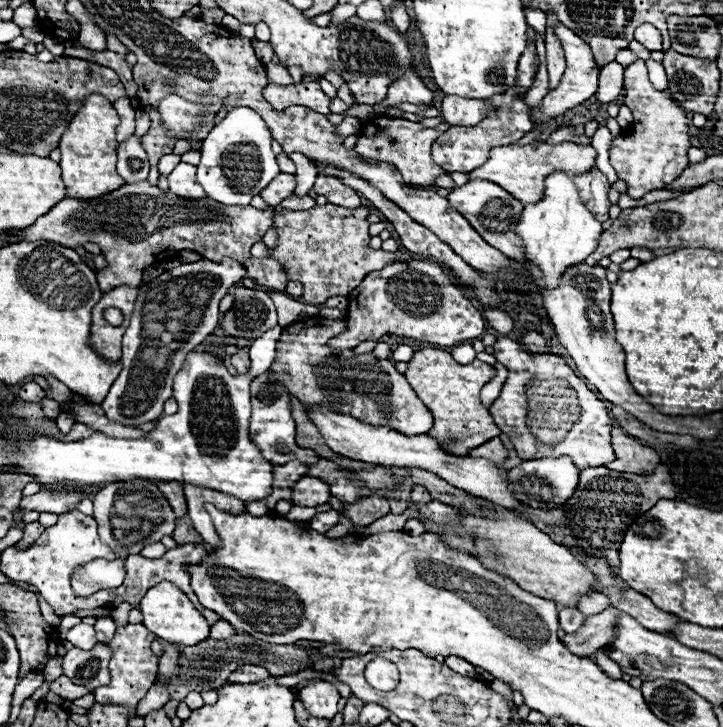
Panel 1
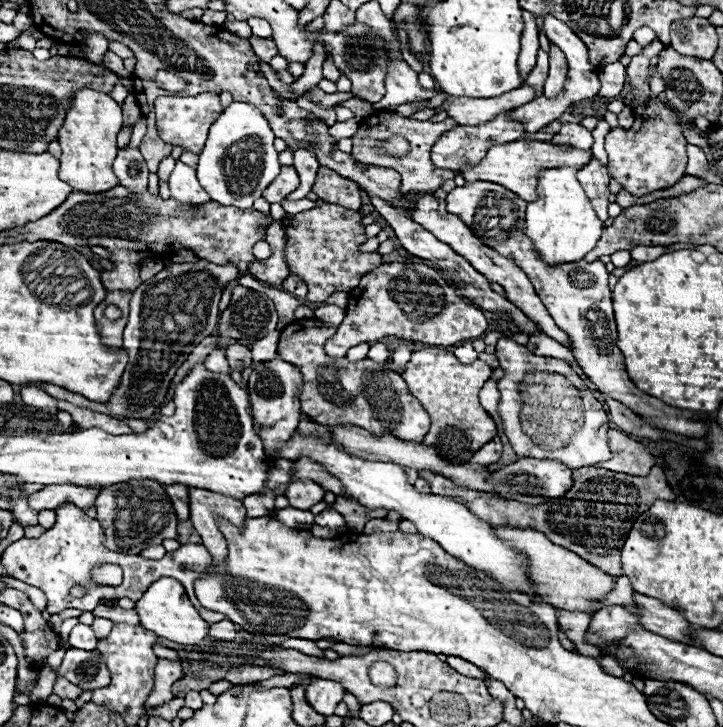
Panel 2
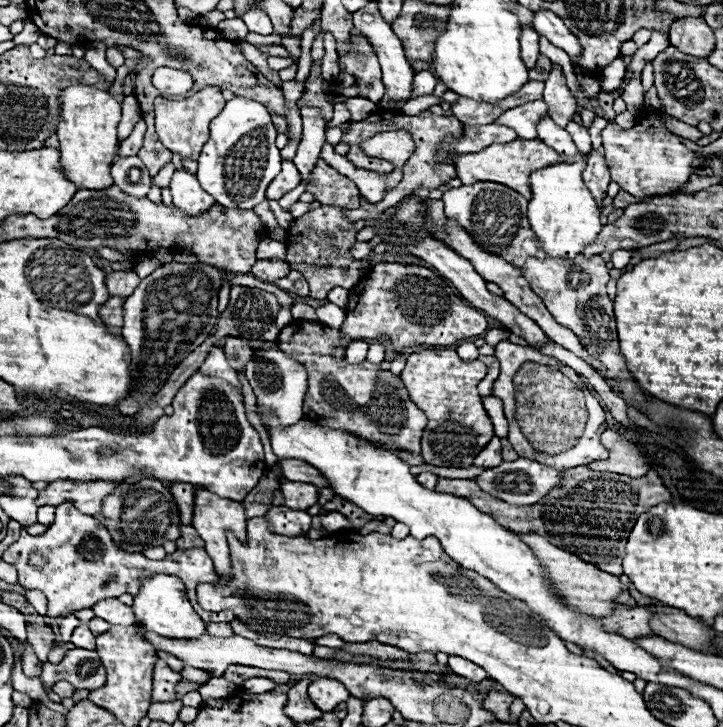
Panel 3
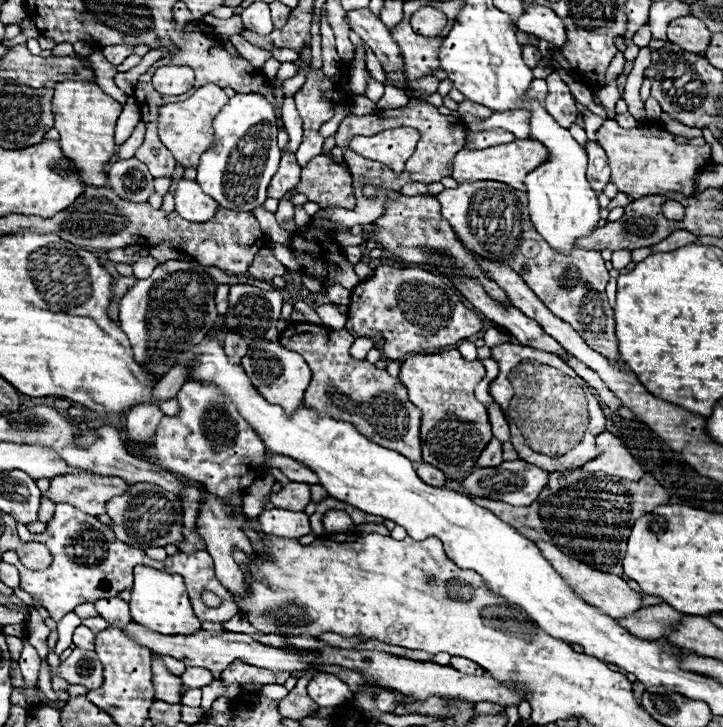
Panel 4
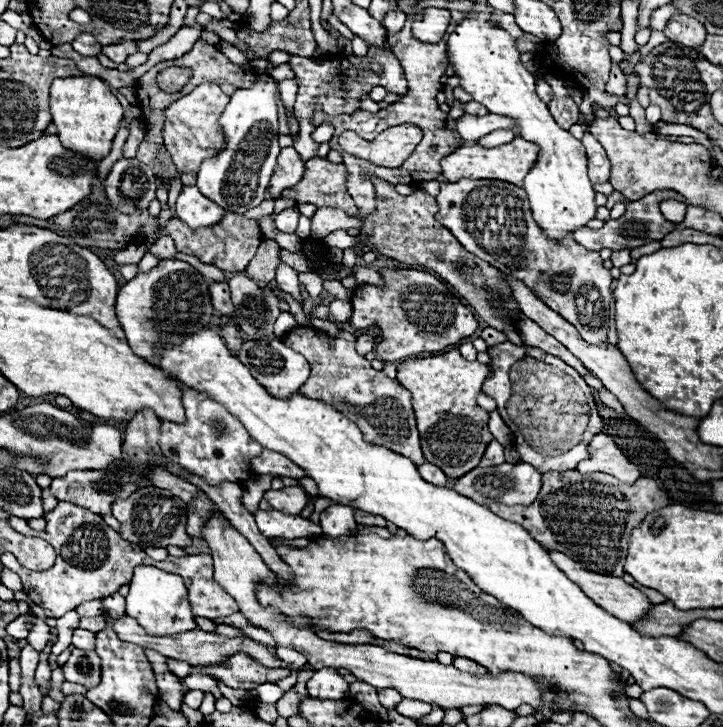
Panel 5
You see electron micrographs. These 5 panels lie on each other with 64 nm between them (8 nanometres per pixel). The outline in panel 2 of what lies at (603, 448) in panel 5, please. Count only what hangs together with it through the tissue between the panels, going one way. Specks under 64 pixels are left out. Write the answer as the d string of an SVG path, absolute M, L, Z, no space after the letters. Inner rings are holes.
M608 430L608 446L612 458L608 462L598 462L596 468L632 476L646 476L654 466L654 458L650 456L650 452L640 442L624 436L620 430Z

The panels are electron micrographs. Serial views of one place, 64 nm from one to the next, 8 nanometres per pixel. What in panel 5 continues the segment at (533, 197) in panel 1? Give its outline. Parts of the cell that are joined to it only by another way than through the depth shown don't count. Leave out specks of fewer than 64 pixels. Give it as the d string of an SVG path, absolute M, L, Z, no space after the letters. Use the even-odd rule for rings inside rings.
M514 138L512 142L496 148L484 148L480 144L462 144L450 156L444 156L440 164L442 164L442 176L450 182L458 182L460 178L472 178L472 180L506 180L510 184L522 186L522 180L526 172L534 166L536 158L538 158L536 144L530 144L522 138Z

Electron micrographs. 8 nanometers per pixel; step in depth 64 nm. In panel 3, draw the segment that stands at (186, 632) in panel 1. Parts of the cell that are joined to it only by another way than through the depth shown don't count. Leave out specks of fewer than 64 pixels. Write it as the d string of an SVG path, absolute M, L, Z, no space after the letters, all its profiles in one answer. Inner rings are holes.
M154 574L146 578L138 594L134 596L132 610L136 614L136 624L166 638L198 638L202 636L202 632L206 632L206 624L192 610L192 604L188 602L188 596L186 596L186 588L182 580L178 580L178 576Z

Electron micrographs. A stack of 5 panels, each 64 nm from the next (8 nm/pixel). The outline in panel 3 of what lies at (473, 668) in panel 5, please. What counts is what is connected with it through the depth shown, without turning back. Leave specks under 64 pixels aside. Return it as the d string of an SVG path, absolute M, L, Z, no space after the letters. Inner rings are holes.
M450 656L448 658L448 666L450 666L452 672L458 672L460 676L470 678L470 680L484 680L484 678L488 678L488 674L480 666L476 666L474 662L470 662L466 658L460 658L460 656Z

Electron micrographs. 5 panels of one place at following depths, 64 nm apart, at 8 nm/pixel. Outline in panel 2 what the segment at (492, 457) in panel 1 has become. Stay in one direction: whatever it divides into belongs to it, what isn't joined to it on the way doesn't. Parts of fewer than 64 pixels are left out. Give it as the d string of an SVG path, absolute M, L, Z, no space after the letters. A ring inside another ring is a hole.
M496 436L494 440L490 440L490 444L482 446L474 456L472 456L472 464L482 464L482 466L490 466L490 464L496 464L500 460L500 454L502 454L502 444L500 444L500 438Z

